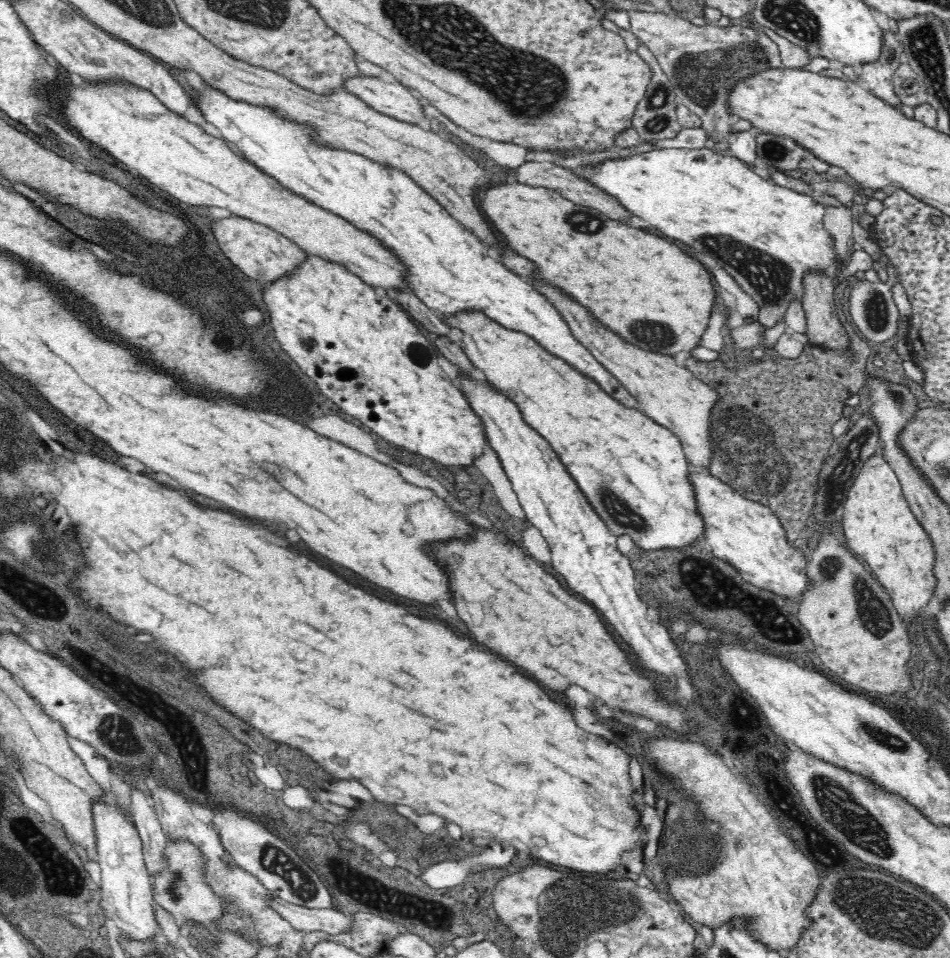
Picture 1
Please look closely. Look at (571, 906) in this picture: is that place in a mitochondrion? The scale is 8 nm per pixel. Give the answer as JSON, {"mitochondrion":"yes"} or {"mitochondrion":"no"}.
{"mitochondrion":"yes"}

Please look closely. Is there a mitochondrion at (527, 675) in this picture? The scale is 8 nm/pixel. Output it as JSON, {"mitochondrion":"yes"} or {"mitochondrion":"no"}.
{"mitochondrion":"no"}

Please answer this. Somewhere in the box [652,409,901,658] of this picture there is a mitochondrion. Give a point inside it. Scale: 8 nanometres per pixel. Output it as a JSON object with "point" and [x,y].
{"point":[875,617]}

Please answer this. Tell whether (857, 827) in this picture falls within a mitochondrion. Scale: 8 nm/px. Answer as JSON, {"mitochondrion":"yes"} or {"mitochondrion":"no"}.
{"mitochondrion":"yes"}

